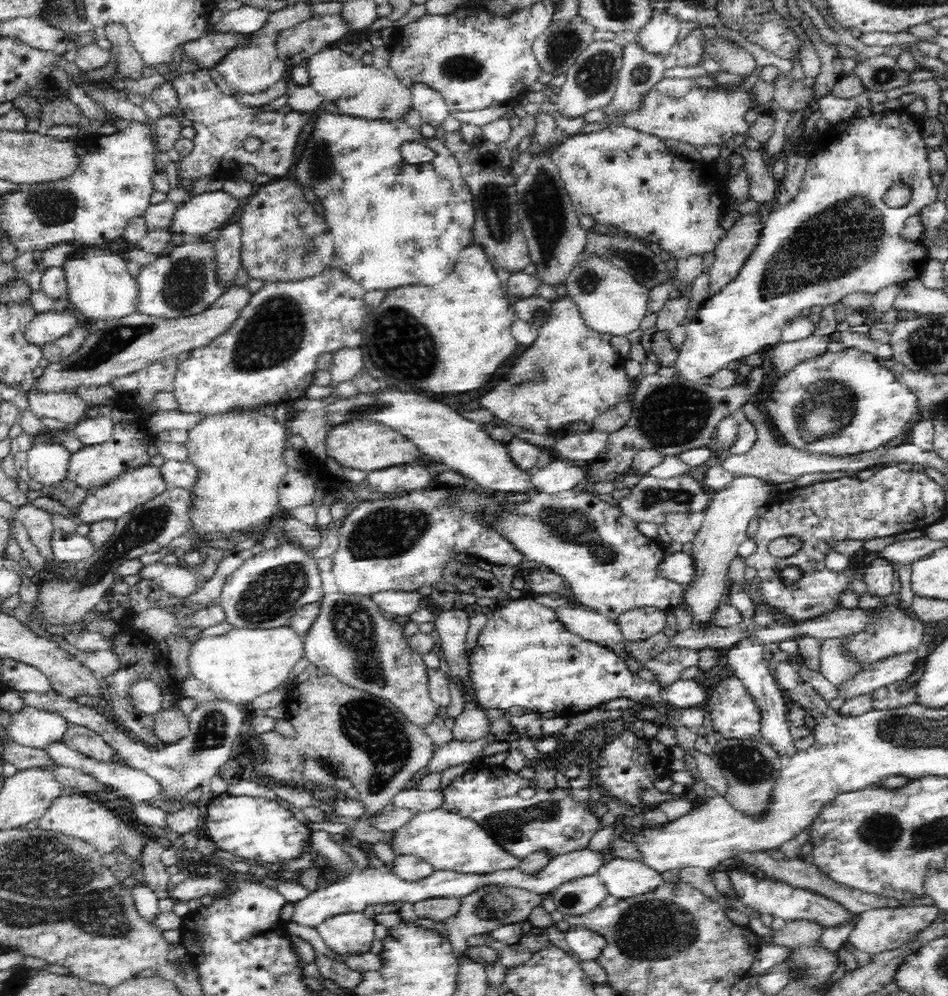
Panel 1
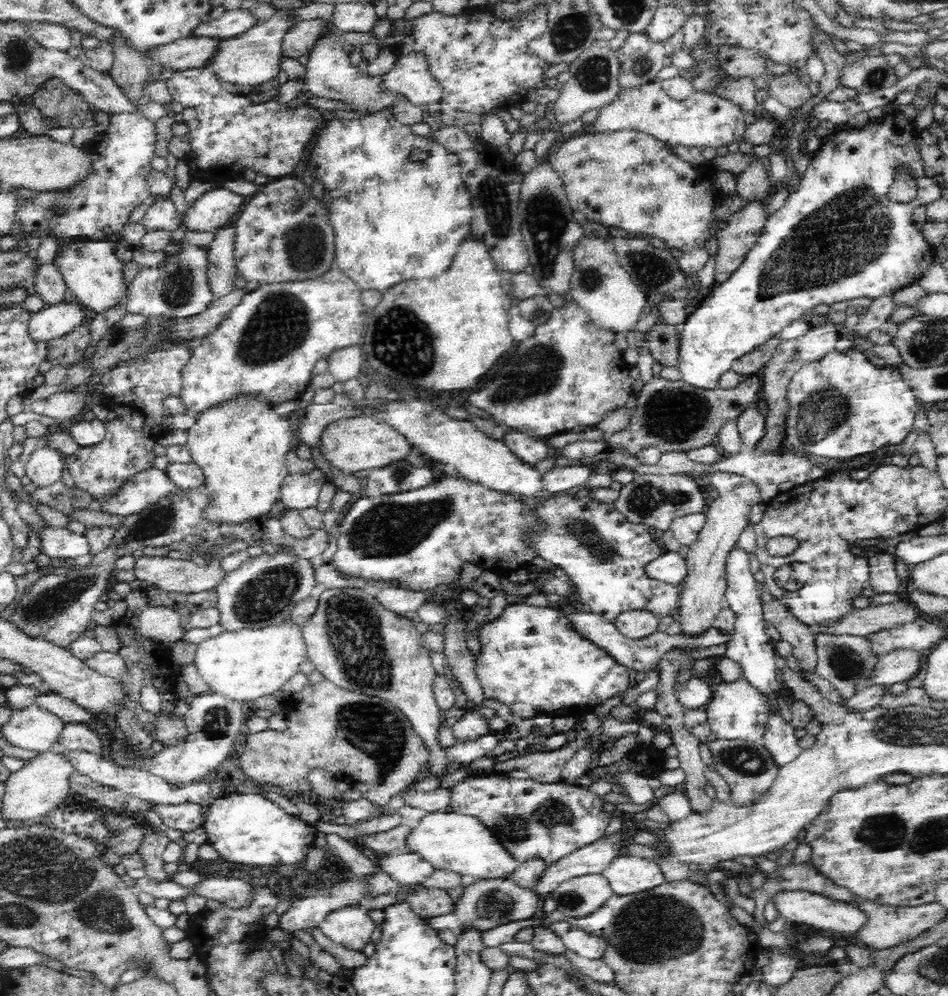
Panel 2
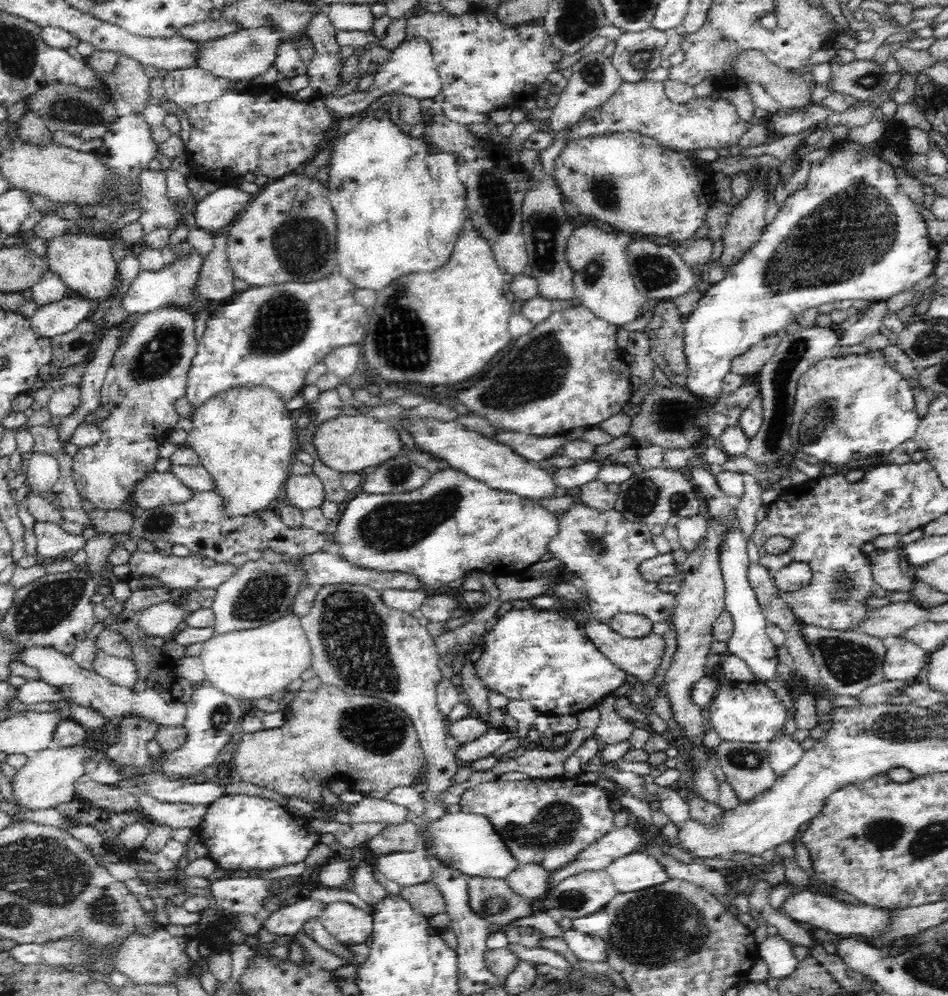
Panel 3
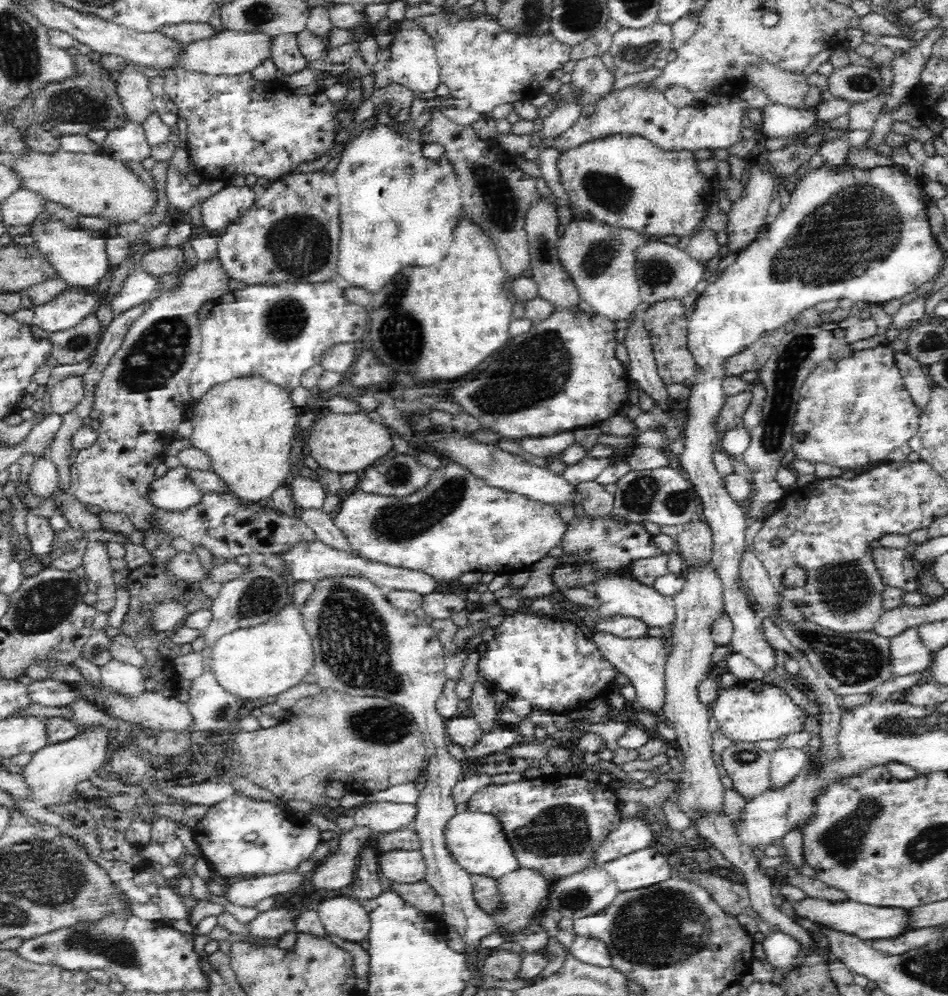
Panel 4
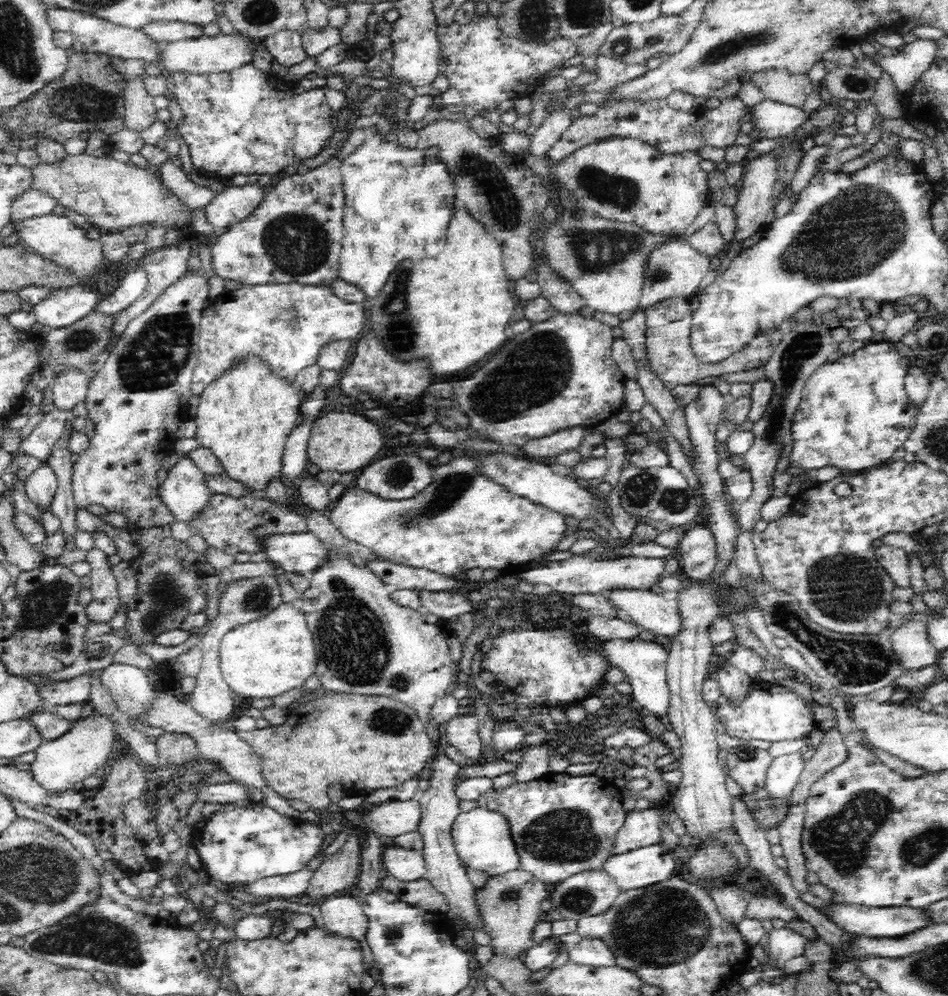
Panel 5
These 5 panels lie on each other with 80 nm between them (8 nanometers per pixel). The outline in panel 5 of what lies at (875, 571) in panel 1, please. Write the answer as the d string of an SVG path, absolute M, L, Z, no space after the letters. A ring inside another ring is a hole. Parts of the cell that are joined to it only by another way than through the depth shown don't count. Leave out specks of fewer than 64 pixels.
M878 543L875 547L875 559L888 573L896 587L912 587L908 572L908 553L904 549Z

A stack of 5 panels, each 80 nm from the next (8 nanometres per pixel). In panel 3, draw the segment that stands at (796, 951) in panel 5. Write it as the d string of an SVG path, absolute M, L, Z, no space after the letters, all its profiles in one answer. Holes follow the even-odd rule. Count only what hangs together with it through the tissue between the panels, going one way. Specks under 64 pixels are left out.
M776 935L766 938L765 942L759 945L759 955L768 965L768 972L772 980L782 980L790 976L799 967L792 950L792 944L784 941L784 938Z

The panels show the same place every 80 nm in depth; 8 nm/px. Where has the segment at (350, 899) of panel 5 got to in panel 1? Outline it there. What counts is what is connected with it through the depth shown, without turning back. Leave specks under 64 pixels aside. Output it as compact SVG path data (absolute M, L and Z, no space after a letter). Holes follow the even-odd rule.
M363 913L334 916L316 929L328 948L342 959L370 953L376 923Z

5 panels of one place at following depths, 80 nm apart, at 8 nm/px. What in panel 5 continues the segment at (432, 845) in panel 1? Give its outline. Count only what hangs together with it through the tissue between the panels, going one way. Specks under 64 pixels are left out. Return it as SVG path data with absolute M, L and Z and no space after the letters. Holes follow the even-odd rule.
M487 808L461 812L454 819L450 832L453 846L464 867L480 871L490 878L519 869L519 856L511 839L507 820L501 814Z

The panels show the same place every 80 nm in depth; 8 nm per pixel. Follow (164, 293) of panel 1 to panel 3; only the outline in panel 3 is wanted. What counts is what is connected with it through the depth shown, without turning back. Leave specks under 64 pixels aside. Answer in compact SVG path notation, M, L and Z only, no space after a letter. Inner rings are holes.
M192 251L188 252L186 256L176 254L172 262L164 265L160 270L140 270L122 298L122 308L129 315L146 315L166 307L179 308L192 315L206 310L212 300L200 295L200 291L196 289L204 259L199 252Z

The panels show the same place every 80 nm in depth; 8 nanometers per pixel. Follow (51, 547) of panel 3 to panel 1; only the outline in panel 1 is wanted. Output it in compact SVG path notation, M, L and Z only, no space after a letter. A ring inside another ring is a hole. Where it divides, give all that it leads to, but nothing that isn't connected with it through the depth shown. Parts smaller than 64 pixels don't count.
M54 532L51 547L54 558L62 562L85 562L96 552L94 544L85 536Z

